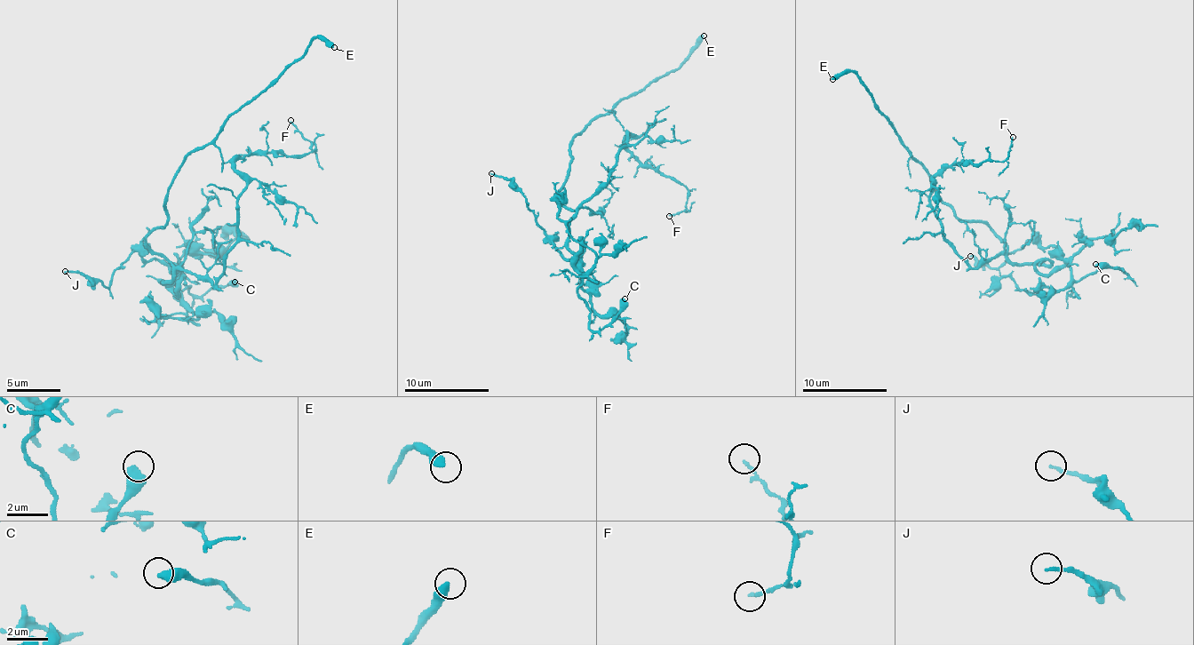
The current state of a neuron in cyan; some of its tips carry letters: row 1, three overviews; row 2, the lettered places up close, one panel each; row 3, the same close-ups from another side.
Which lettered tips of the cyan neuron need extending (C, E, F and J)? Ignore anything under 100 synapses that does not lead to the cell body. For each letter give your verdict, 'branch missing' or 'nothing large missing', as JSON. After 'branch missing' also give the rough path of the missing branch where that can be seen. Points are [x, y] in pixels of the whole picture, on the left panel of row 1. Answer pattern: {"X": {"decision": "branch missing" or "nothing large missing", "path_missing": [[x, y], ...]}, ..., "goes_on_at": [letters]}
{"C": {"decision": "nothing large missing"}, "E": {"decision": "branch missing"}, "F": {"decision": "nothing large missing"}, "J": {"decision": "nothing large missing"}, "goes_on_at": ["E"]}

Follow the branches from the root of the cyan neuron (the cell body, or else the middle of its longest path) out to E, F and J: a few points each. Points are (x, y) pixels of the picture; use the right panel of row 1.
E: (1004, 242), (985, 224), (955, 215), (934, 187), (930, 172), (906, 149), (851, 71), (832, 79)
F: (1004, 242), (1004, 251), (972, 268), (943, 234), (930, 194), (932, 181), (947, 166), (1002, 162), (1013, 137)
J: (1004, 242), (1006, 256), (1019, 264), (1051, 264), (1057, 253), (1051, 245), (1028, 241), (996, 268), (970, 256)

